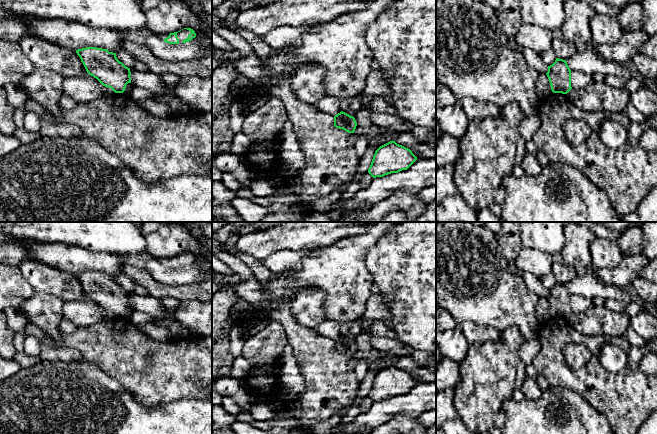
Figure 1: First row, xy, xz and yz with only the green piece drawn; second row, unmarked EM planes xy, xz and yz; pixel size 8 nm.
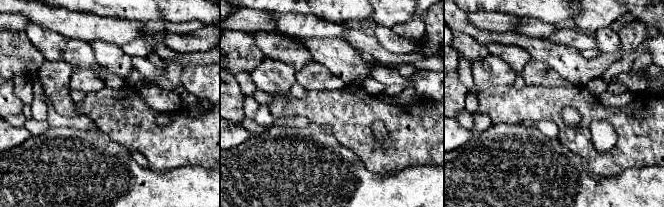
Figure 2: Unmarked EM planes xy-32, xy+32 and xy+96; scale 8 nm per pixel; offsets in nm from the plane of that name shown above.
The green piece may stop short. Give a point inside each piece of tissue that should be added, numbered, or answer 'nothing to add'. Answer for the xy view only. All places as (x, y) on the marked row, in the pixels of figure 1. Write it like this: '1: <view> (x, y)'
1: xy (183, 34)

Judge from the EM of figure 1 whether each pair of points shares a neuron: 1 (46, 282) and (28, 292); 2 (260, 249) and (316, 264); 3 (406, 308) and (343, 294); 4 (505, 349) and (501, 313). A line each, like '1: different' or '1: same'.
1: different
2: different
3: different
4: different

